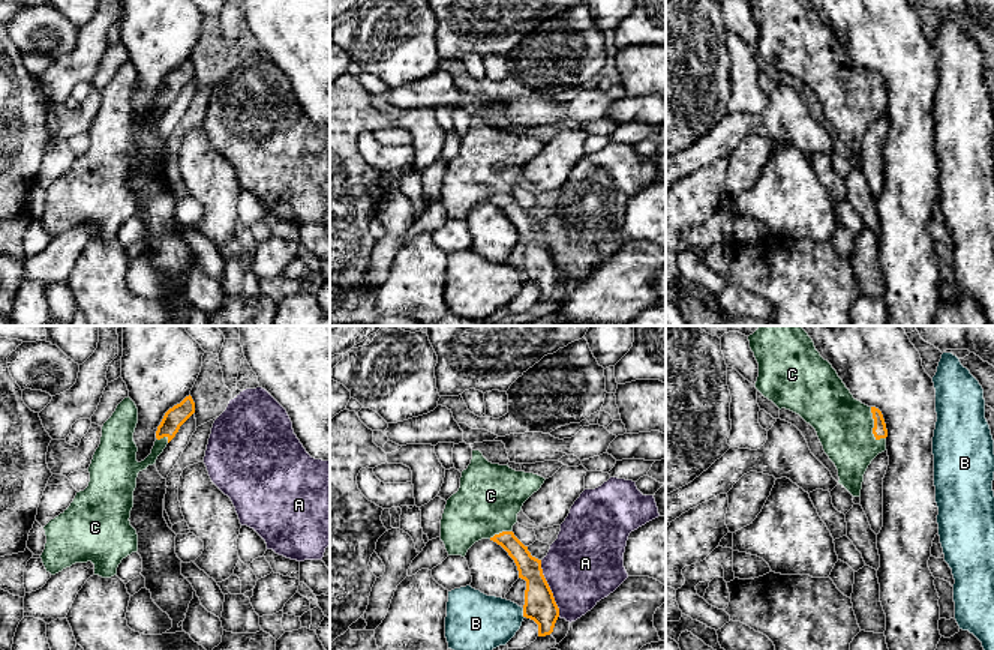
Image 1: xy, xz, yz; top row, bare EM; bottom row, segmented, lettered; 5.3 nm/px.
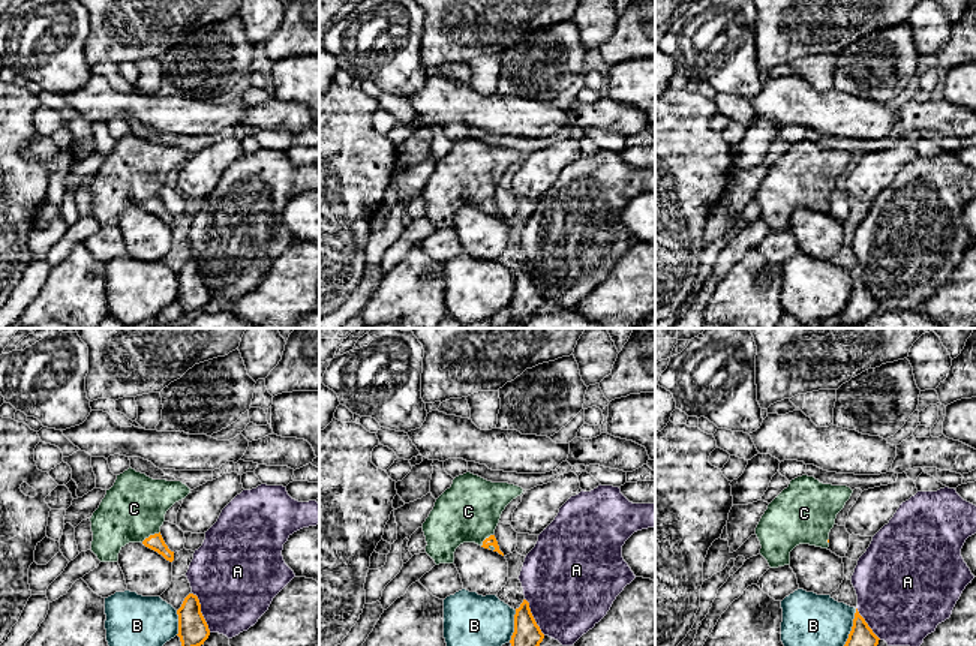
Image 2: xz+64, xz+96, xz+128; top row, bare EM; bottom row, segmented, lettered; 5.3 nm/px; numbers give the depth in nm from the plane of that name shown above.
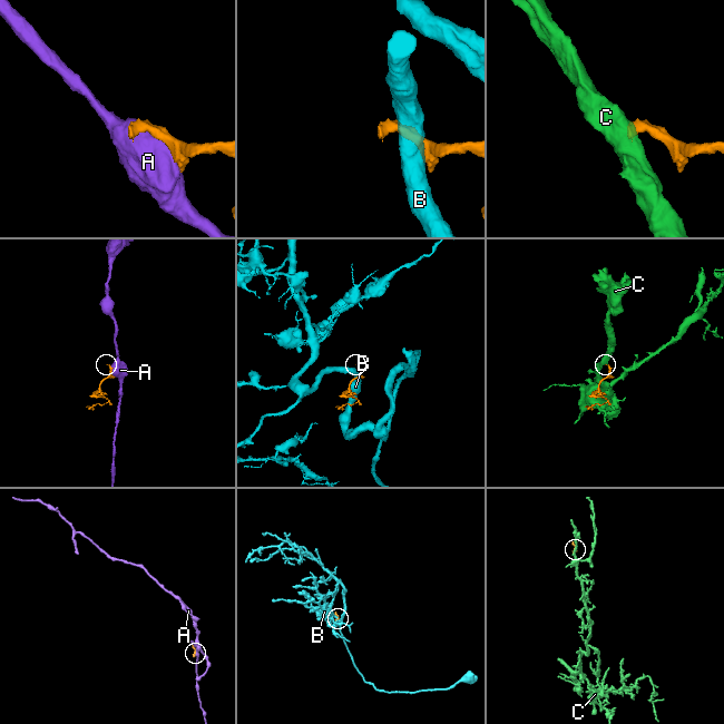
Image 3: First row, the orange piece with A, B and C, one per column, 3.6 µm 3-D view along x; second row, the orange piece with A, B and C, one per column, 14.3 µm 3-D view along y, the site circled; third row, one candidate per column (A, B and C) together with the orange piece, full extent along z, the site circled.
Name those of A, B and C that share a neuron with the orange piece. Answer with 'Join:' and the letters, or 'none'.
Join: C

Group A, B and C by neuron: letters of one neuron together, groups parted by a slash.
A / B / C

